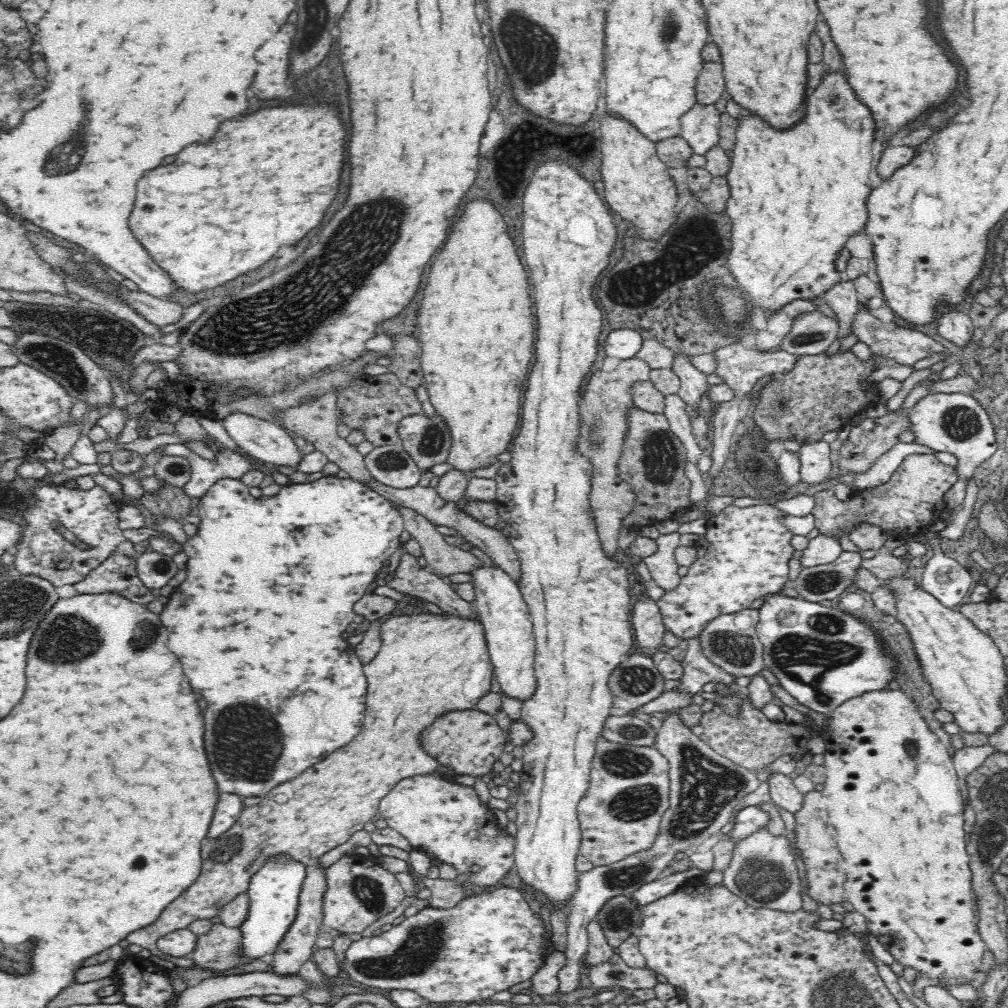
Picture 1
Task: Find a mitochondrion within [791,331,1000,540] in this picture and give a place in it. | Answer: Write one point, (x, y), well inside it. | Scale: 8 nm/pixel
(959, 423)

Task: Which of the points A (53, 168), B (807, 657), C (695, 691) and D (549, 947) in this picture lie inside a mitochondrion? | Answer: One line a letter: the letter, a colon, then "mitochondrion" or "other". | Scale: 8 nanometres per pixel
A: mitochondrion
B: mitochondrion
C: other
D: other

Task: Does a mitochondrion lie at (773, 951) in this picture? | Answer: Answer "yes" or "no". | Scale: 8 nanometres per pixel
no

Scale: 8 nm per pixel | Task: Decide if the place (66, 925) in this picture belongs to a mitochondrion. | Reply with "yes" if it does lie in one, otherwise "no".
no

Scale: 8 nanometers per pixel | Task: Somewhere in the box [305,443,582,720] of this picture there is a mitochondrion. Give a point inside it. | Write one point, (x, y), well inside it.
(391, 460)

